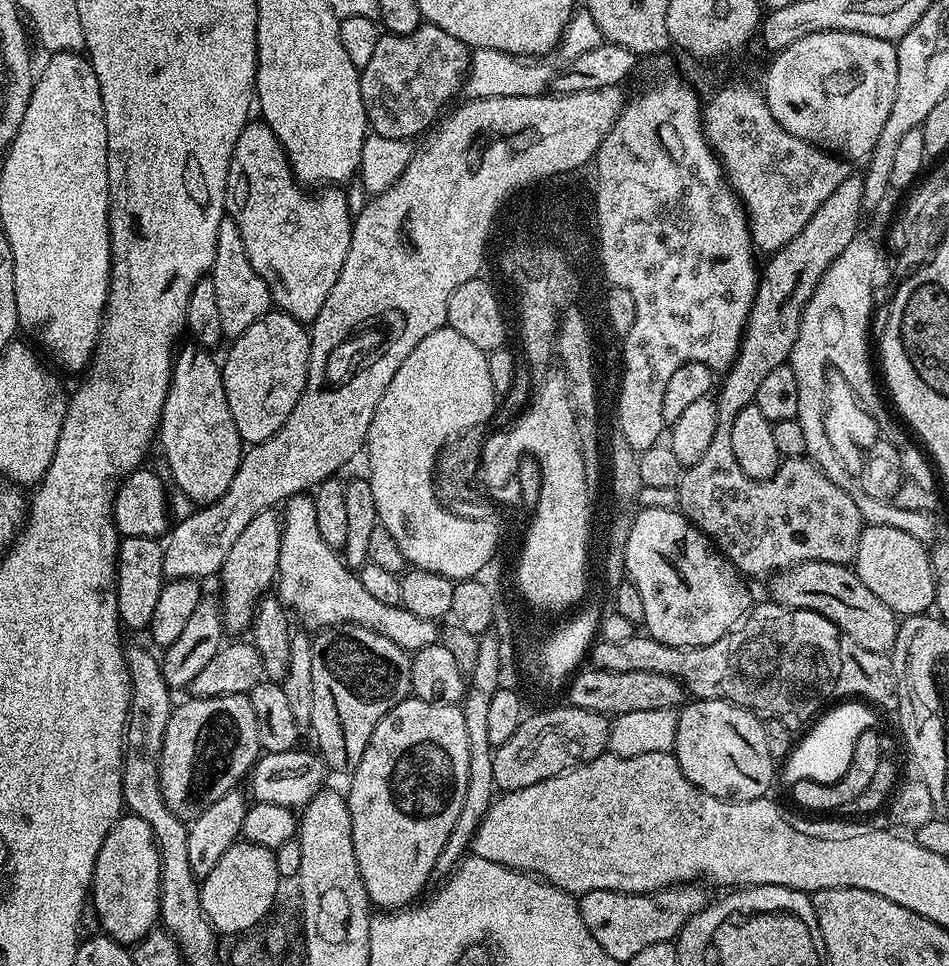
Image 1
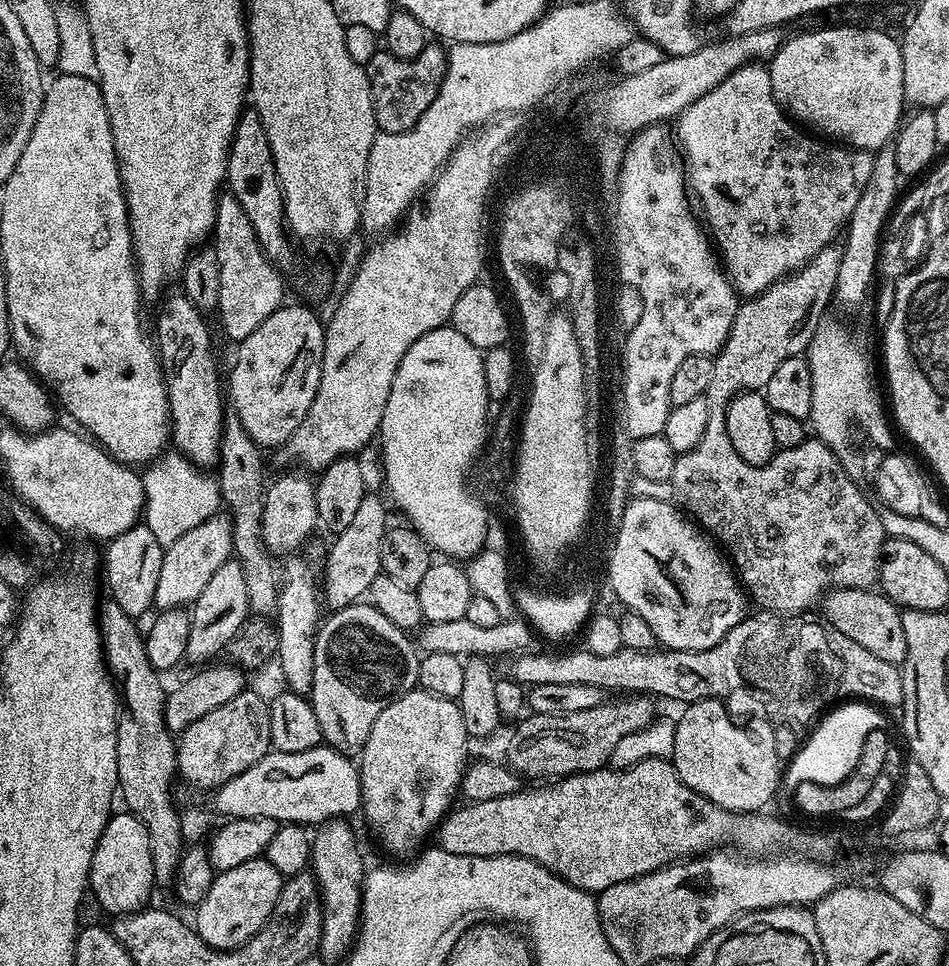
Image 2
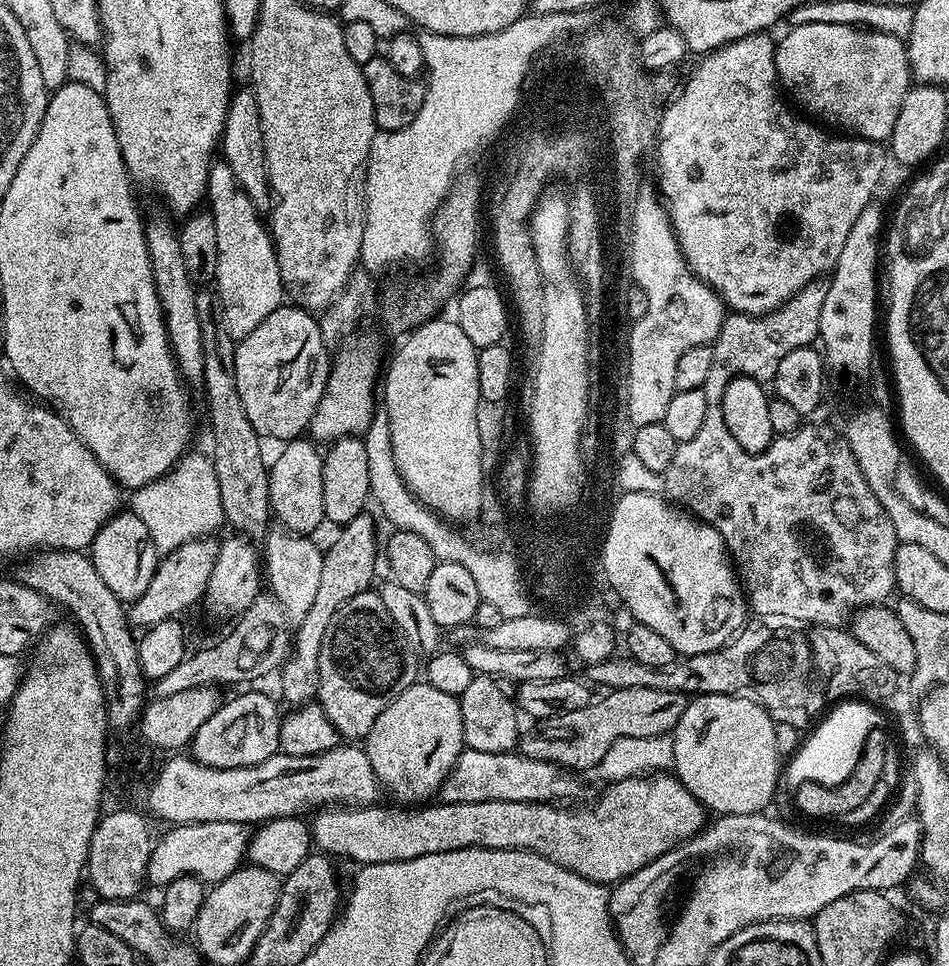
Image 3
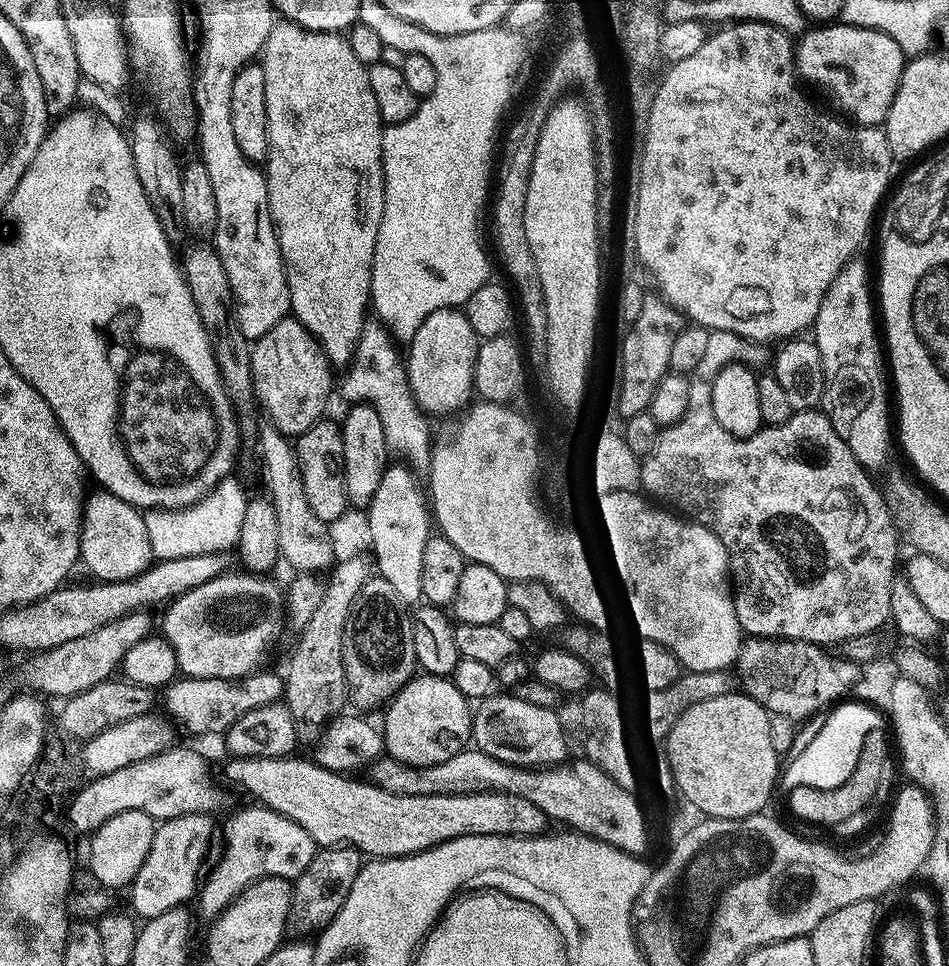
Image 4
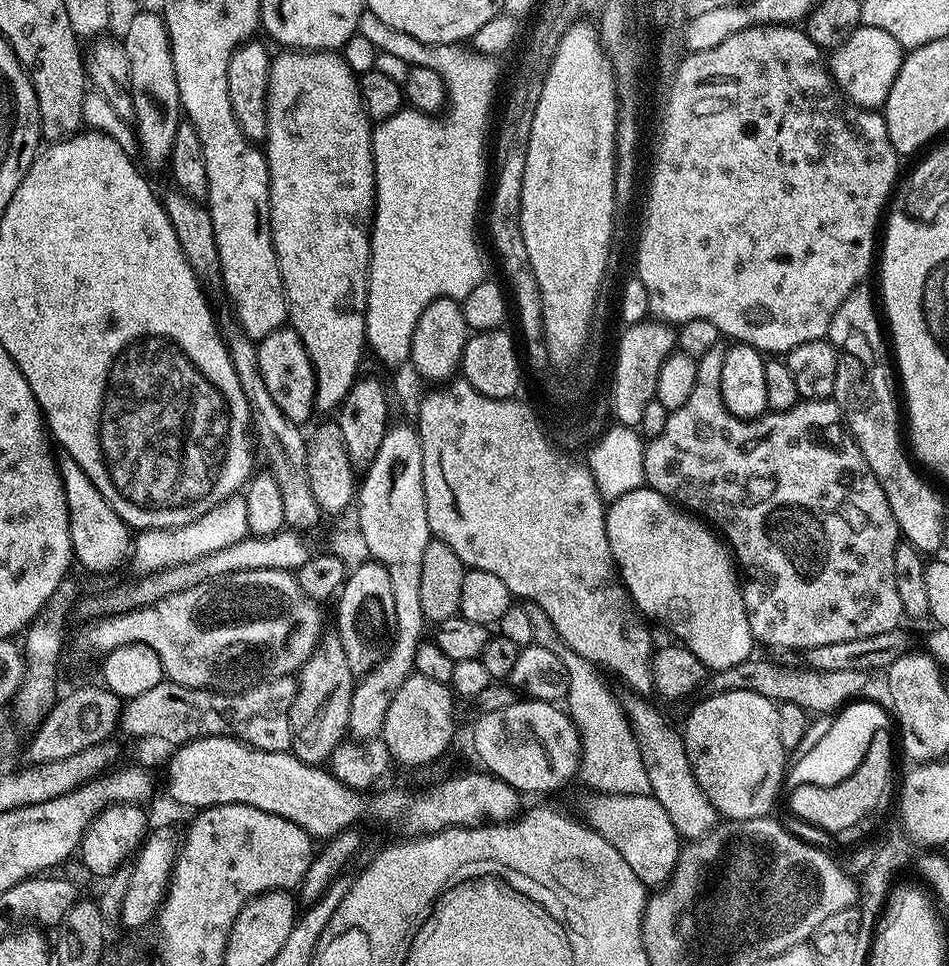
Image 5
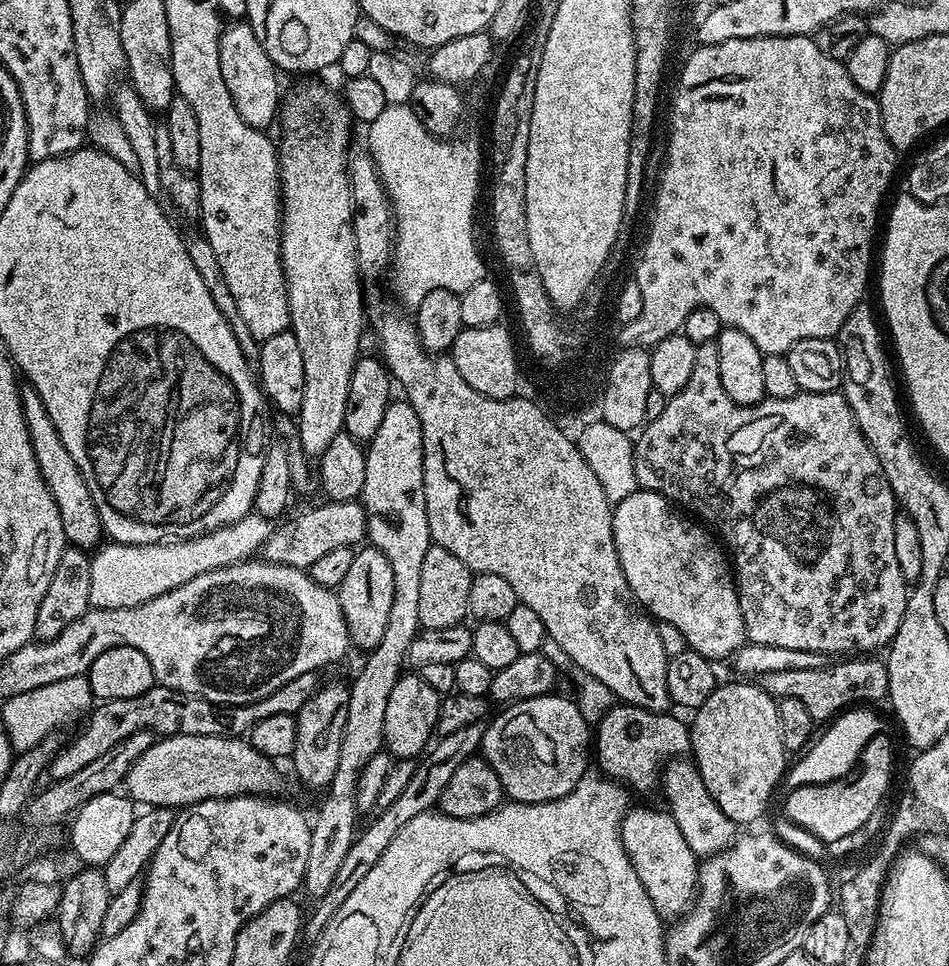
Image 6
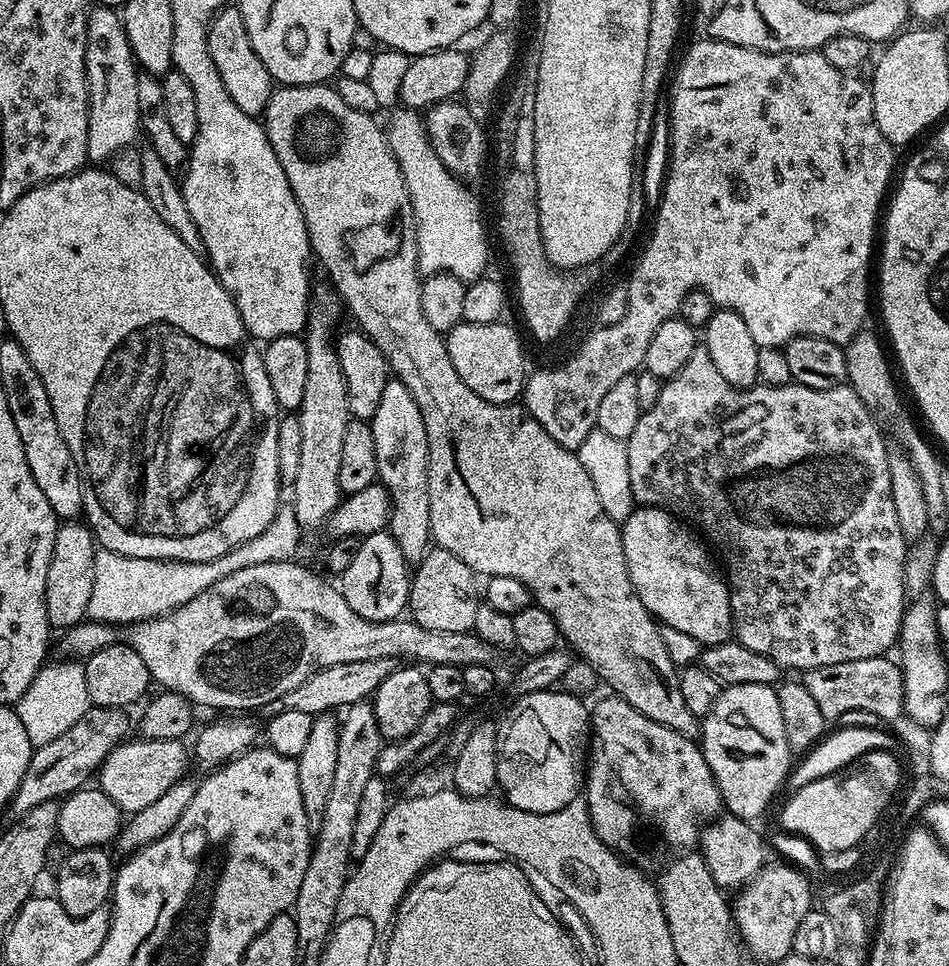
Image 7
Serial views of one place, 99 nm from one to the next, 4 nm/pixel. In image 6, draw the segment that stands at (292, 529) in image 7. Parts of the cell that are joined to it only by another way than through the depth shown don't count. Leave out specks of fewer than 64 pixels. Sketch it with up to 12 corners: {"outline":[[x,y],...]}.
{"outline":[[263,516],[162,544],[105,543],[90,605],[125,608],[255,557]]}

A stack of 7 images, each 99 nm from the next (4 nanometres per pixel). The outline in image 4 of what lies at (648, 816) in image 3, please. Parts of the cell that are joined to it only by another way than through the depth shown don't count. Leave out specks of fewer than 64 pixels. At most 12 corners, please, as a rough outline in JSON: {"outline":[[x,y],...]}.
{"outline":[[311,759],[228,776],[321,849],[412,856],[463,836],[539,836],[505,792],[386,794]]}

